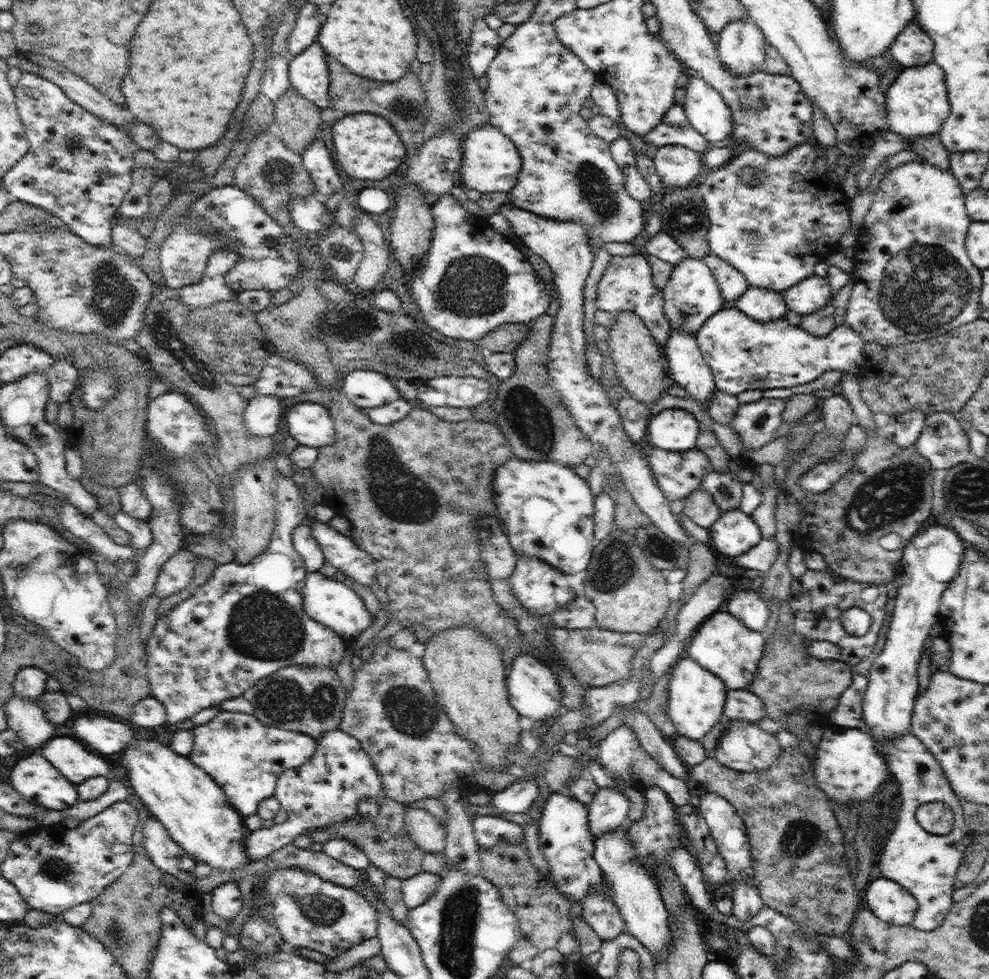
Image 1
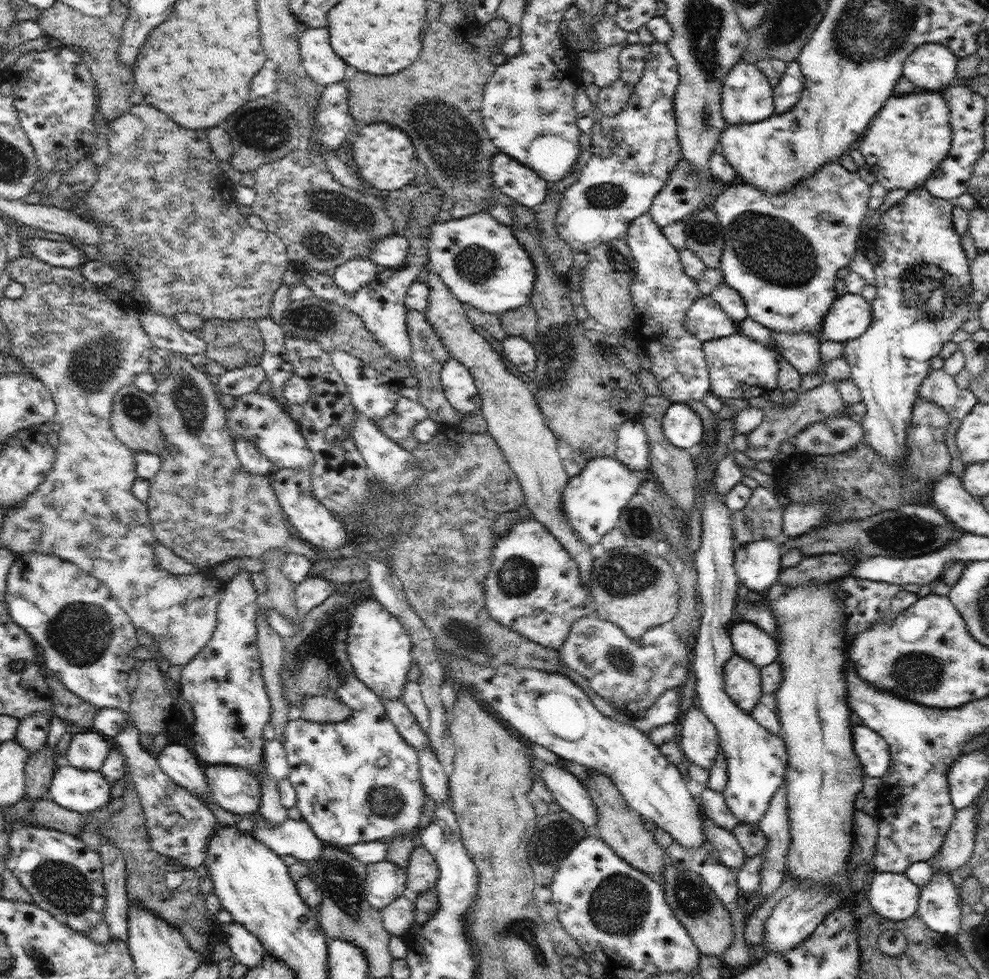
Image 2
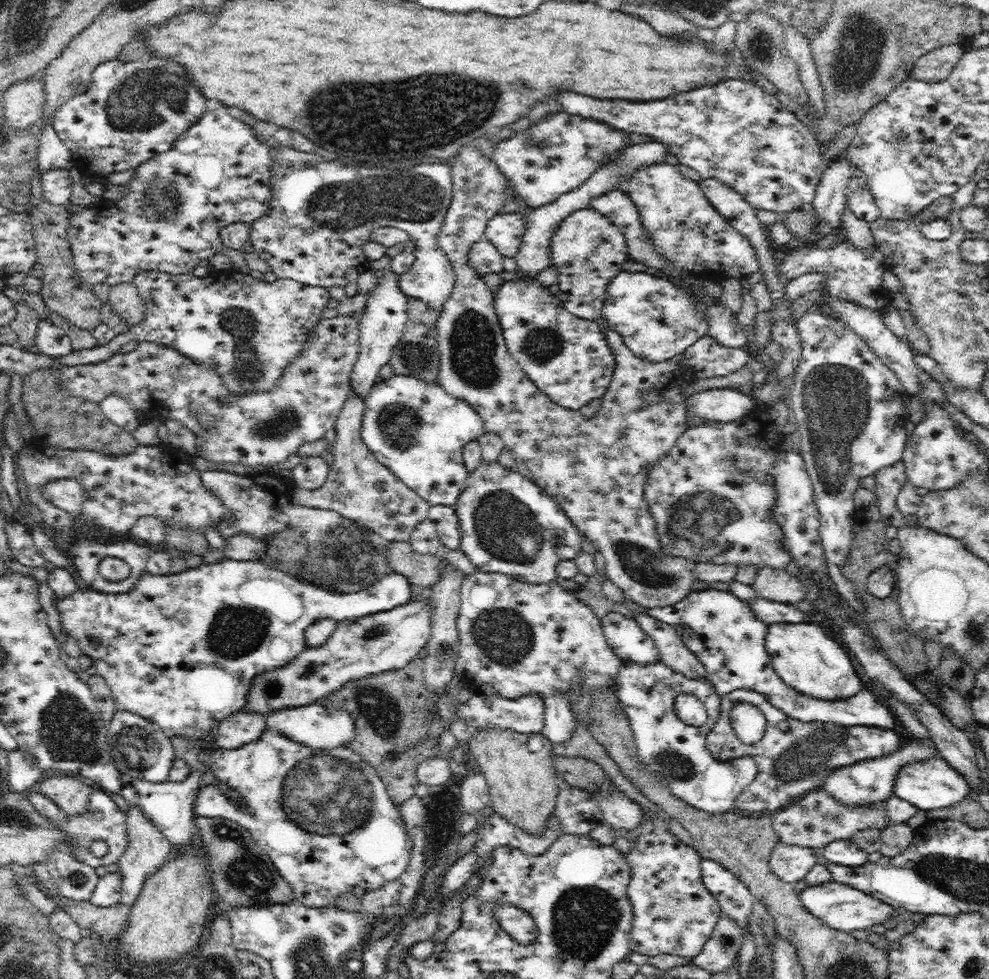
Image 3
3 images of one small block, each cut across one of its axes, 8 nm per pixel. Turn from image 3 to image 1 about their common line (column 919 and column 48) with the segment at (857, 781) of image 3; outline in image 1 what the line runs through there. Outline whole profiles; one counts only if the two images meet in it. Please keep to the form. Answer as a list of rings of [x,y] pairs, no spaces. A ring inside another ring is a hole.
[[[54,736],[40,748],[39,753],[74,786],[93,777],[105,776],[109,771],[104,757],[74,737]]]

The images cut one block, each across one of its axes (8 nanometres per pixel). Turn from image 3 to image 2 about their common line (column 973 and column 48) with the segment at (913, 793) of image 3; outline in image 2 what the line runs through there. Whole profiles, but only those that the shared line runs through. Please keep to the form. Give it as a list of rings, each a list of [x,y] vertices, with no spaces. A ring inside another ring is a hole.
[[[60,763],[53,775],[48,797],[79,813],[100,810],[111,801],[111,785],[99,771],[79,770]]]

